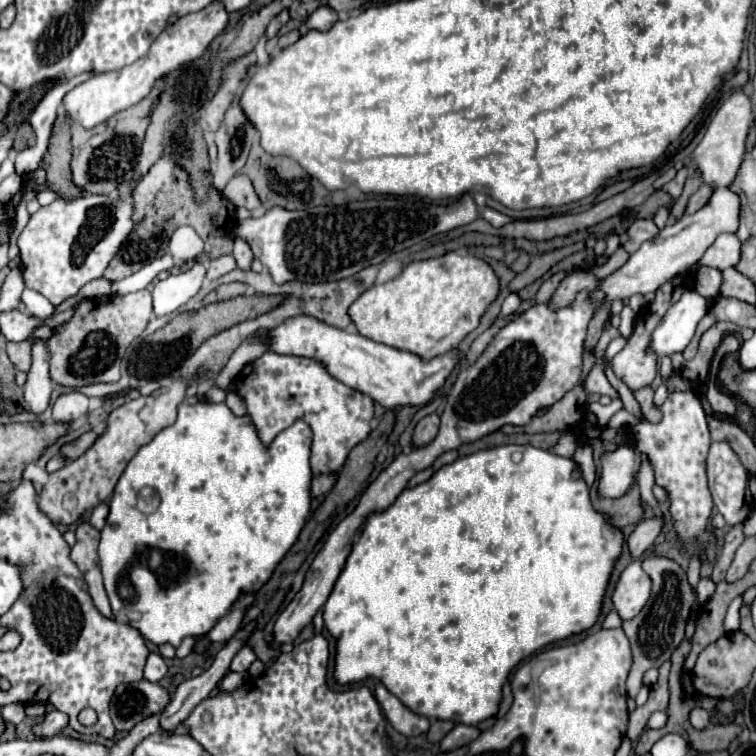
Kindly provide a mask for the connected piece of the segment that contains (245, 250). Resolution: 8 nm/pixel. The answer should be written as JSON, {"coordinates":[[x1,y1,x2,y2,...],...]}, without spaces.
{"coordinates":[[236,239,234,241,234,259,236,259,236,265,238,265,238,269,242,269,242,271,248,271,250,269,250,265,252,265,252,251,250,251,250,247,242,241,242,239]]}

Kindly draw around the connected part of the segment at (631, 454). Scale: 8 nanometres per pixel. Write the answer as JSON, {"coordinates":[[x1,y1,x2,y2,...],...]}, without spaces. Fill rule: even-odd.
{"coordinates":[[622,443,614,451,606,451,600,457,600,477,598,477,598,495,600,497,624,497,638,473,640,473,642,453,632,447,632,443]]}

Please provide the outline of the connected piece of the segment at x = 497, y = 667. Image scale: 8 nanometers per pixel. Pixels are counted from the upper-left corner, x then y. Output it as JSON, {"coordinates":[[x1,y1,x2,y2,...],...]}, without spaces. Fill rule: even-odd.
{"coordinates":[[500,445,458,457,454,463,438,469,426,483,404,489,388,509,370,513,364,521,358,541,352,545,352,551,328,601,322,607,324,627,332,637,338,637,334,655,334,679,340,685,350,685,374,677,408,709,424,717,478,725,480,721,496,715,502,701,502,685,522,659,530,657,534,651,540,651,548,643,566,639,574,633,590,629,596,623,614,561,622,553,624,535,612,527,604,515,592,509,588,499,588,485,582,479,572,479,574,469,576,465,572,459,558,457,532,445],[512,455,522,457,518,463,514,463]]}

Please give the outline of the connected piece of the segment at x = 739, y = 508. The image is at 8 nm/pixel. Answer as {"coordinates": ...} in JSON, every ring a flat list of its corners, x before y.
{"coordinates":[[724,441,712,443,710,451,708,451,706,469,708,469,708,487,712,491,712,499,714,499,716,509,724,515,724,519,730,527,744,523,748,519,748,515,752,513,754,505,752,505,752,495,748,491,748,473,744,471,738,455]]}

